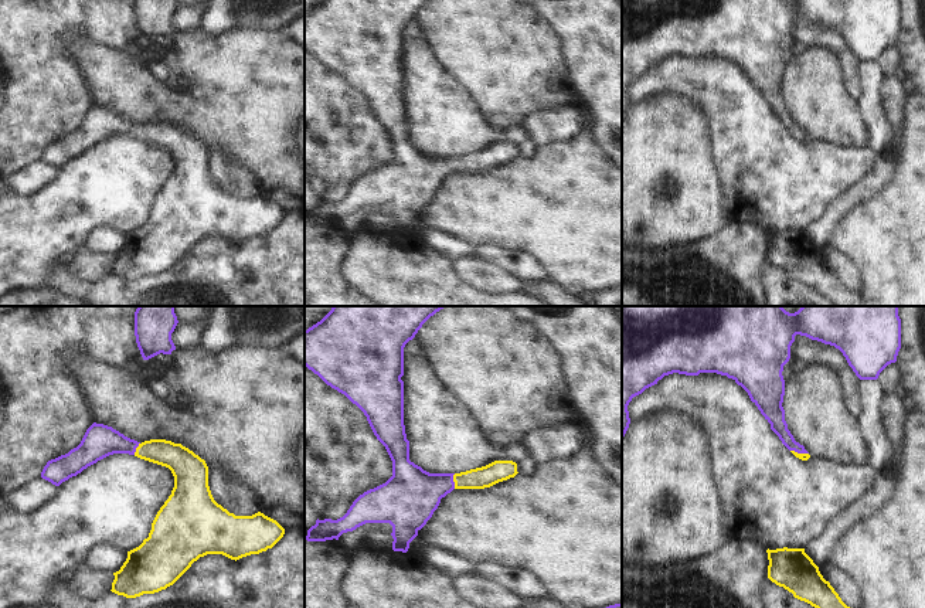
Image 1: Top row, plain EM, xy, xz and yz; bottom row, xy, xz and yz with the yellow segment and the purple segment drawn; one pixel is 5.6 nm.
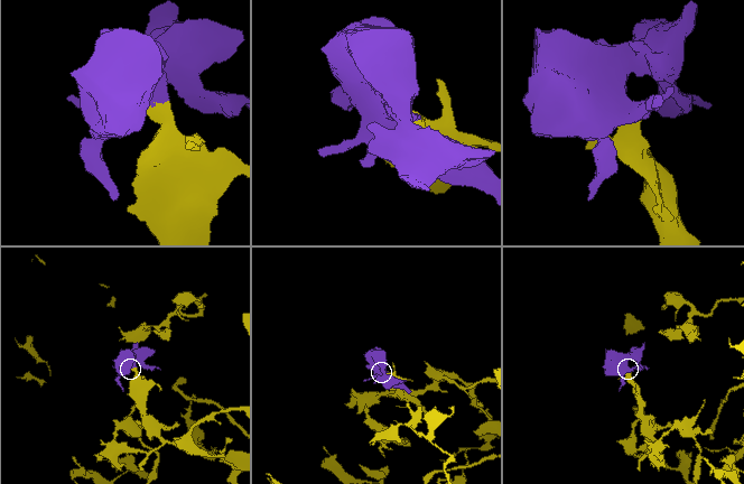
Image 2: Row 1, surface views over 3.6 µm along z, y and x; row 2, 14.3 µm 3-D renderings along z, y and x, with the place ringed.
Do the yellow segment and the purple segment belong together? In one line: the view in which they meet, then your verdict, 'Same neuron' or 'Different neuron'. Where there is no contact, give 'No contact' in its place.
Touches yellow in xz. Same neuron

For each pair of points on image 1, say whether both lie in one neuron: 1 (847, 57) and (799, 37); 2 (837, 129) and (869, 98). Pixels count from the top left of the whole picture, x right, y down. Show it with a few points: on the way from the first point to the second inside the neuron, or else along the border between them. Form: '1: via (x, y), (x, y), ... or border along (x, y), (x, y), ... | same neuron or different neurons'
1: via (836, 46), (827, 37), (810, 37) | same neuron
2: border along (857, 102), (857, 109), (864, 124), (866, 142) | different neurons

